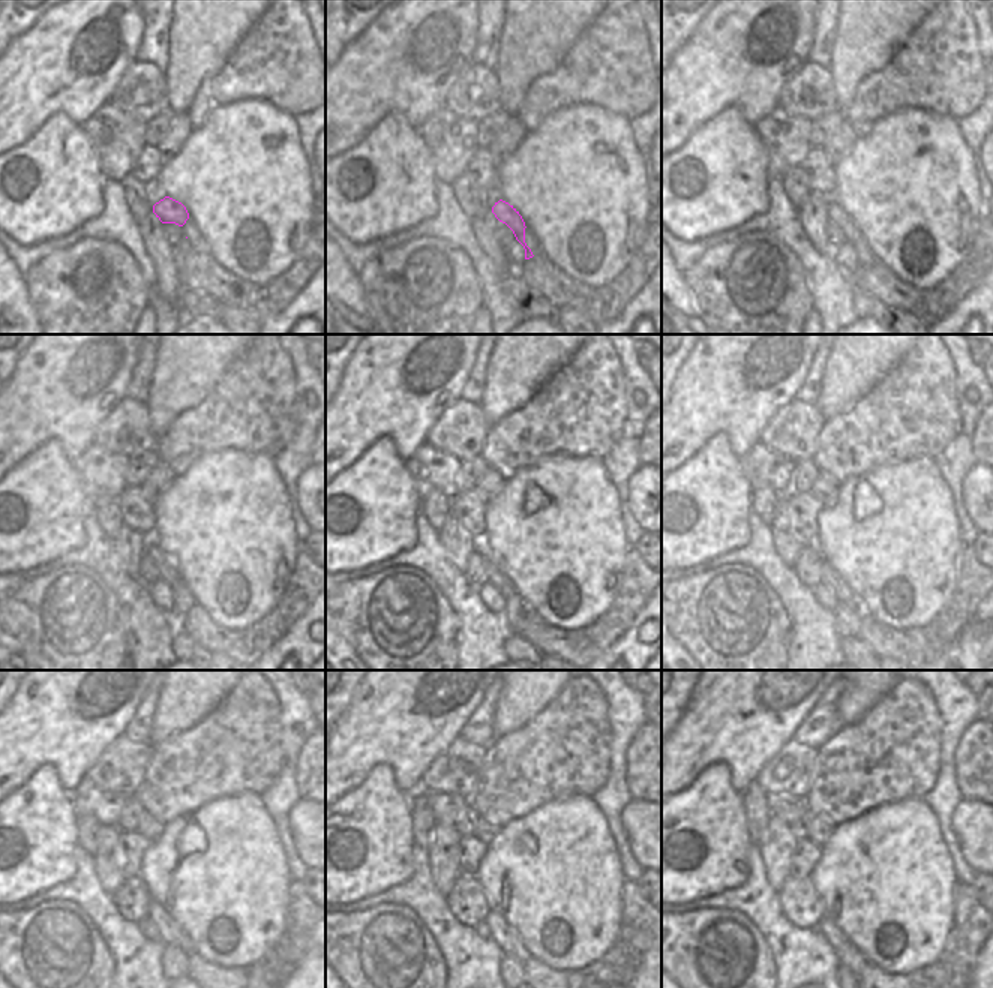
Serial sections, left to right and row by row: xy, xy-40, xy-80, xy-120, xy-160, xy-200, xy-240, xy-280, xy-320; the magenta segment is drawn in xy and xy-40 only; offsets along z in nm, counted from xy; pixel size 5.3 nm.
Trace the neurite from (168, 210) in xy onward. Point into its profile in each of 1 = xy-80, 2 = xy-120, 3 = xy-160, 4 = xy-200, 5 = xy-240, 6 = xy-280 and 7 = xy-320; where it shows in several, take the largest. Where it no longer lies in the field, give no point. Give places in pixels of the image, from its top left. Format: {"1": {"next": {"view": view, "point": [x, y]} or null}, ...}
{"1": {"next": {"view": "xy-80", "point": [834, 212]}}, "2": {"next": {"view": "xy-120", "point": [167, 564]}}, "3": {"next": {"view": "xy-160", "point": [494, 574]}}, "4": {"next": {"view": "xy-200", "point": [830, 577]}}, "5": {"next": {"view": "xy-240", "point": [170, 933]}}, "6": {"next": {"view": "xy-280", "point": [504, 934]}}, "7": {"next": {"view": "xy-320", "point": [849, 957]}}}

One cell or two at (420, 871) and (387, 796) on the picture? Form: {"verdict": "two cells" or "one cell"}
{"verdict": "two cells"}

